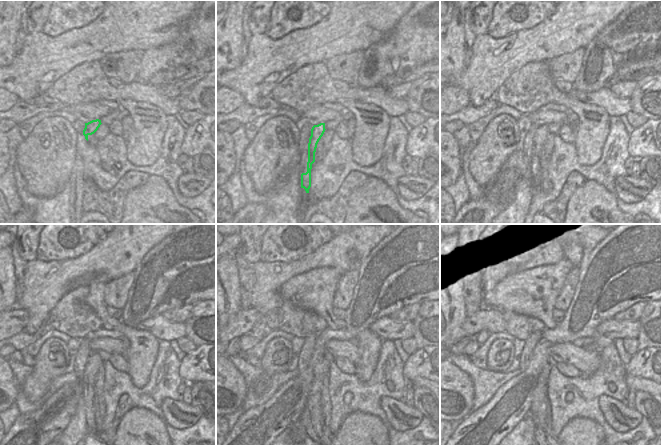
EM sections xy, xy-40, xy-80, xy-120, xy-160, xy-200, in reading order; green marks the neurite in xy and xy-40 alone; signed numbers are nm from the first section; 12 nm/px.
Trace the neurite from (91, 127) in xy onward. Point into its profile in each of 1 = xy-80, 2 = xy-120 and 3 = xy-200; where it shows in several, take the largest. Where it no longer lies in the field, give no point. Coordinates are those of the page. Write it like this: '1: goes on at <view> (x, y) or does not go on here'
1: goes on at xy-80 (542, 131)
2: goes on at xy-120 (94, 361)
3: goes on at xy-200 (543, 427)

